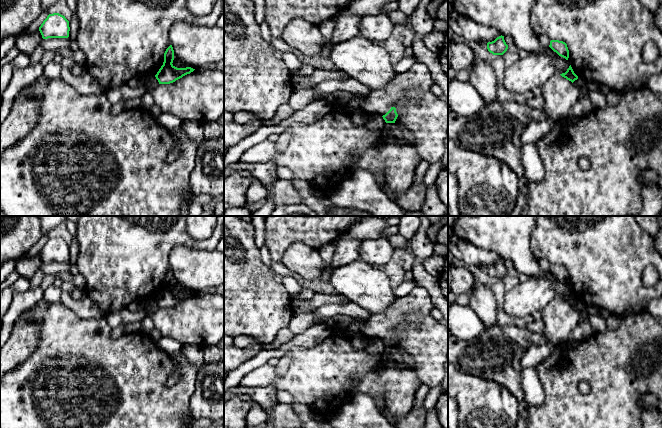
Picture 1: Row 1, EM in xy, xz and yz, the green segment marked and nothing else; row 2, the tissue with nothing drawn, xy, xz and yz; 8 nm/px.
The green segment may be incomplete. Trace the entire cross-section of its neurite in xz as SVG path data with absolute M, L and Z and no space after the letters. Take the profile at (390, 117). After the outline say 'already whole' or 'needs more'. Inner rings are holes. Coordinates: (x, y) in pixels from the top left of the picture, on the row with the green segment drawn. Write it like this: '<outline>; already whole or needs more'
M391 107L391 109L382 117L386 123L395 123L397 117L398 117L398 114L396 112L396 108Z; already whole

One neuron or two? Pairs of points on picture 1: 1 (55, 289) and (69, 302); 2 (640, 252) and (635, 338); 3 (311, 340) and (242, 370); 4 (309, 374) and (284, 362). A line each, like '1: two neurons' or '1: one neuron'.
1: two neurons
2: two neurons
3: one neuron
4: two neurons

